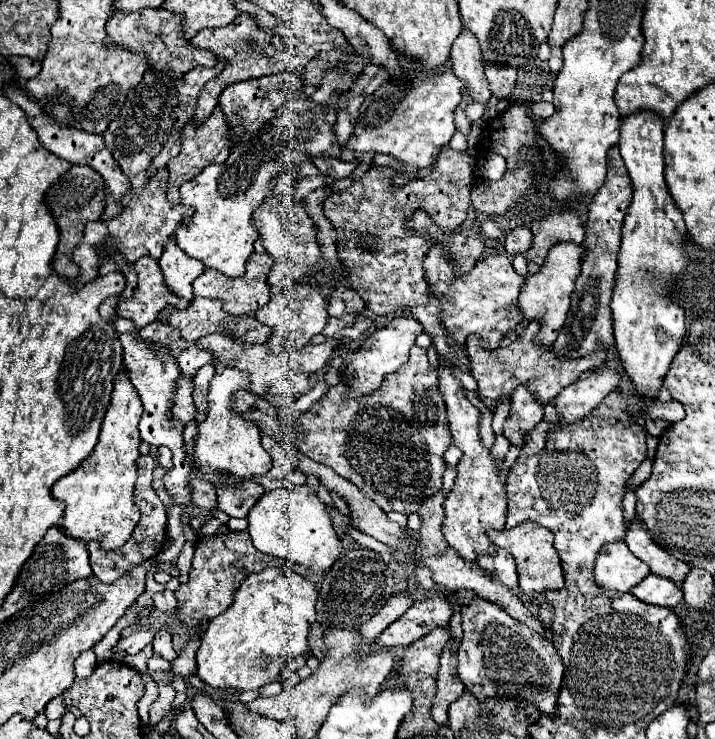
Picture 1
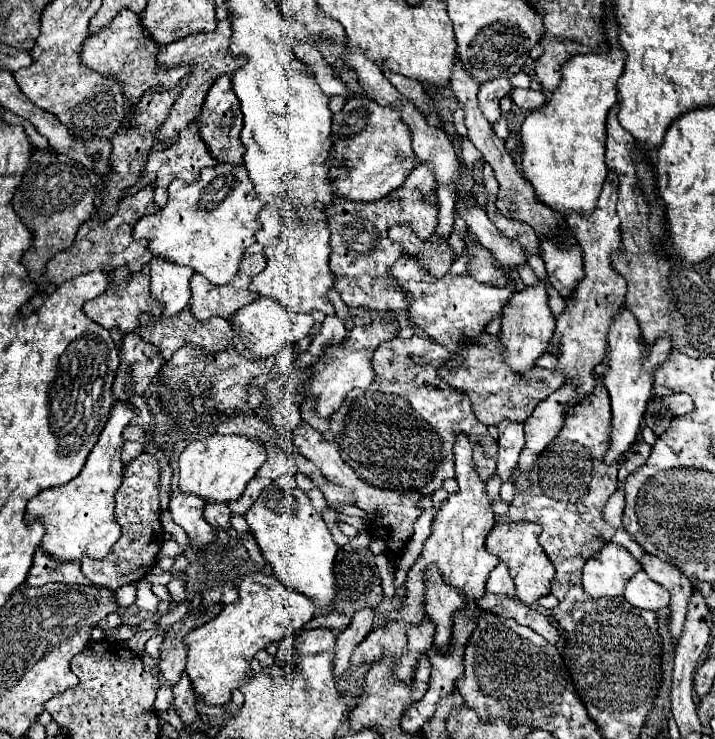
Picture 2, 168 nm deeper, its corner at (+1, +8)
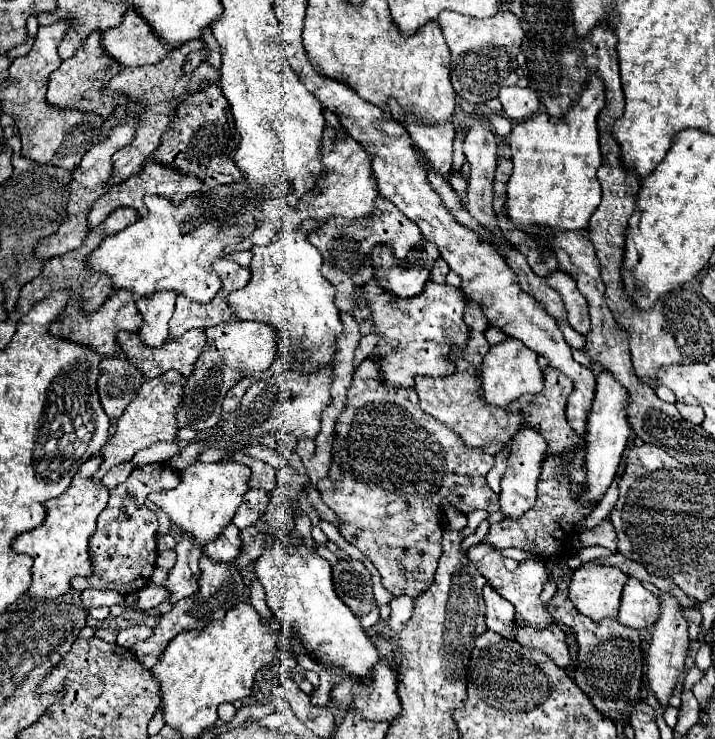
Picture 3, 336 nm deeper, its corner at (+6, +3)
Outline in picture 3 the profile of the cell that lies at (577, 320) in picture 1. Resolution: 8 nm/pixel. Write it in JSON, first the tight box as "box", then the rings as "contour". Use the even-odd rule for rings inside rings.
{"box":[507,367,577,453],"contour":[[[547,367],[543,371],[543,391],[537,393],[537,395],[525,395],[517,401],[513,401],[507,409],[509,411],[523,411],[525,415],[525,425],[531,425],[533,429],[541,429],[543,437],[547,437],[547,443],[549,443],[549,449],[547,453],[563,453],[563,451],[569,451],[573,449],[573,445],[577,445],[577,437],[575,437],[575,431],[569,427],[567,419],[565,419],[565,405],[567,405],[567,397],[571,395],[573,391],[573,381],[561,373],[559,369],[553,369],[553,367]]]}

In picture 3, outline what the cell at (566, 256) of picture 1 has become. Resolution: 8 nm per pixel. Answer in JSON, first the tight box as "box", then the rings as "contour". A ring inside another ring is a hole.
{"box":[481,337,543,407],"contour":[[[507,337],[505,341],[489,349],[489,353],[483,357],[481,379],[483,379],[485,401],[497,407],[507,407],[513,399],[525,393],[539,393],[543,389],[543,375],[537,365],[537,355],[531,349],[527,349],[523,341],[515,337]]]}

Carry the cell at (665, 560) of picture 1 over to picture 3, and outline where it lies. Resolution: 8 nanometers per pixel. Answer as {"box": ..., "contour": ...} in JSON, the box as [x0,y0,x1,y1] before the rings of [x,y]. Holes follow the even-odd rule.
{"box":[647,591,691,707],"contour":[[[661,591],[659,603],[661,603],[661,617],[655,623],[655,629],[651,635],[651,647],[647,651],[647,679],[649,679],[649,687],[653,689],[659,703],[663,707],[667,707],[667,699],[671,697],[673,687],[677,685],[679,677],[683,675],[685,657],[687,657],[687,649],[689,649],[691,639],[689,639],[689,627],[687,627],[683,609],[679,605],[679,599],[673,597],[671,593]]]}

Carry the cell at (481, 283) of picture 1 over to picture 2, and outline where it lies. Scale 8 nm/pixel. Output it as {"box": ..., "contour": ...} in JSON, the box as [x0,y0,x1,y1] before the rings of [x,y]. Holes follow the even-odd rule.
{"box":[388,256,514,356],"contour":[[[400,256],[396,264],[388,270],[388,274],[394,276],[396,284],[404,288],[408,292],[408,298],[412,300],[412,304],[406,310],[410,322],[454,356],[460,354],[464,340],[474,340],[478,334],[484,332],[490,320],[502,314],[504,304],[514,294],[514,282],[504,288],[496,288],[490,284],[476,282],[470,274],[446,274],[444,278],[436,280],[414,258],[408,256]]]}

